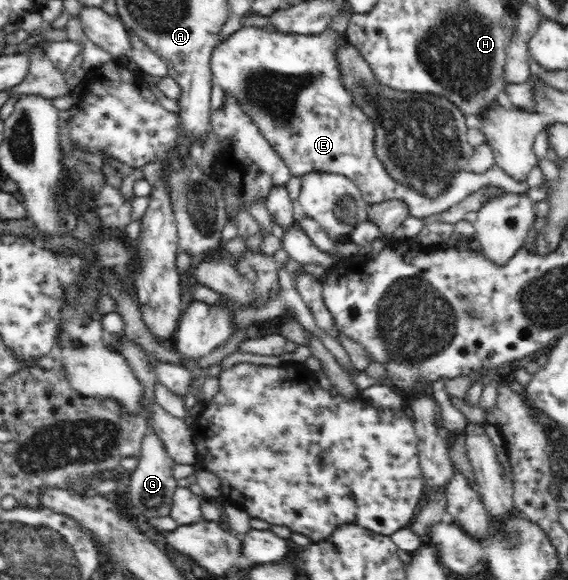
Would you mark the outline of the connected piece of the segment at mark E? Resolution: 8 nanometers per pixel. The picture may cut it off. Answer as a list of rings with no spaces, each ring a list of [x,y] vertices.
[[[241,26],[225,37],[212,52],[211,72],[214,82],[224,91],[234,94],[242,112],[254,120],[264,138],[285,162],[291,175],[336,173],[358,185],[365,203],[403,201],[410,216],[428,218],[447,211],[462,199],[486,187],[500,188],[514,194],[526,194],[530,189],[551,186],[538,165],[526,181],[515,181],[494,165],[485,173],[461,172],[436,198],[426,196],[392,180],[388,169],[376,156],[375,125],[353,101],[342,85],[335,51],[346,42],[346,35],[326,27],[322,33],[296,35],[267,31],[254,26]]]

